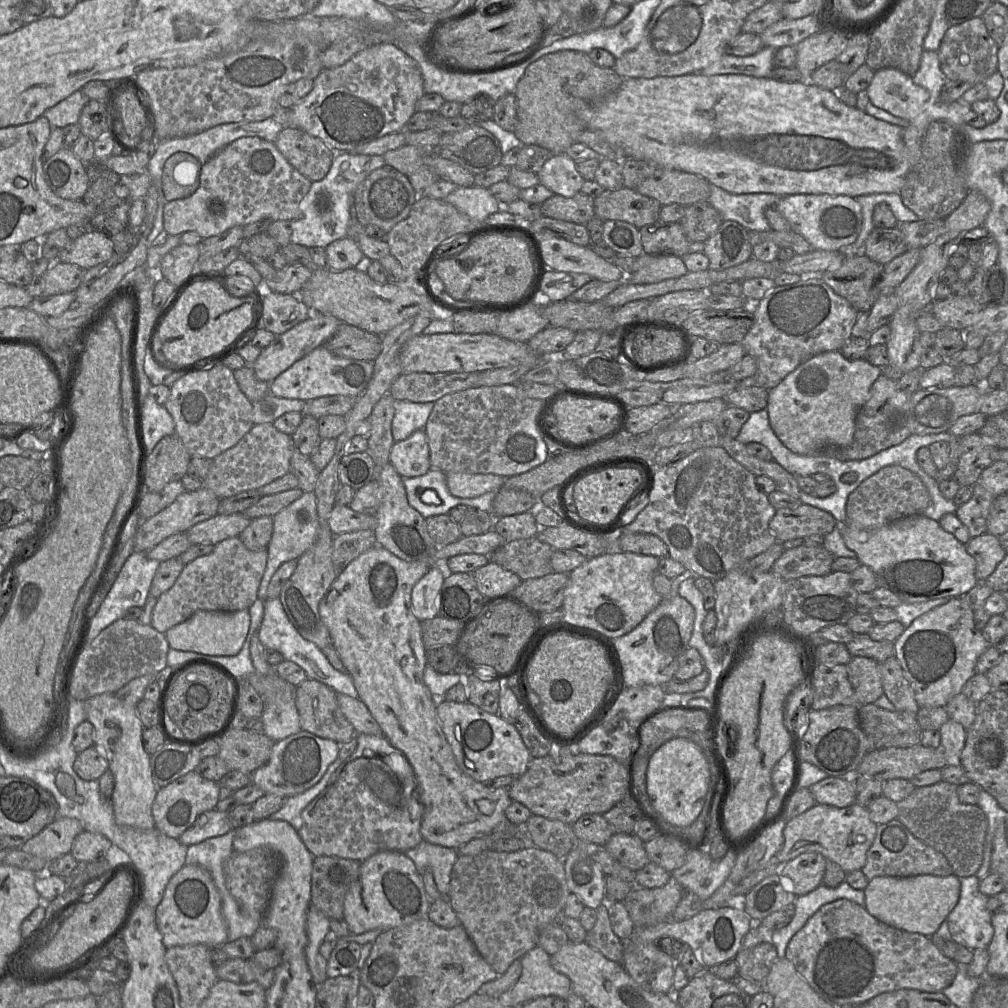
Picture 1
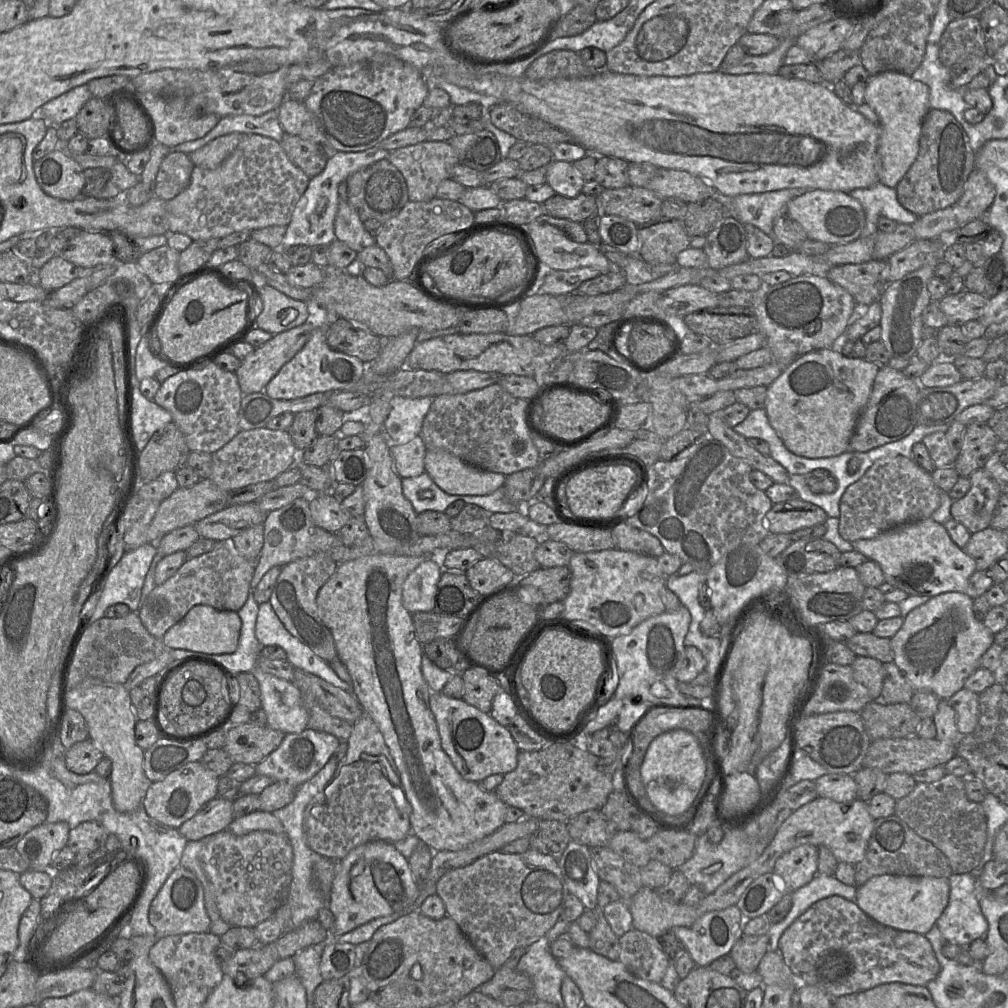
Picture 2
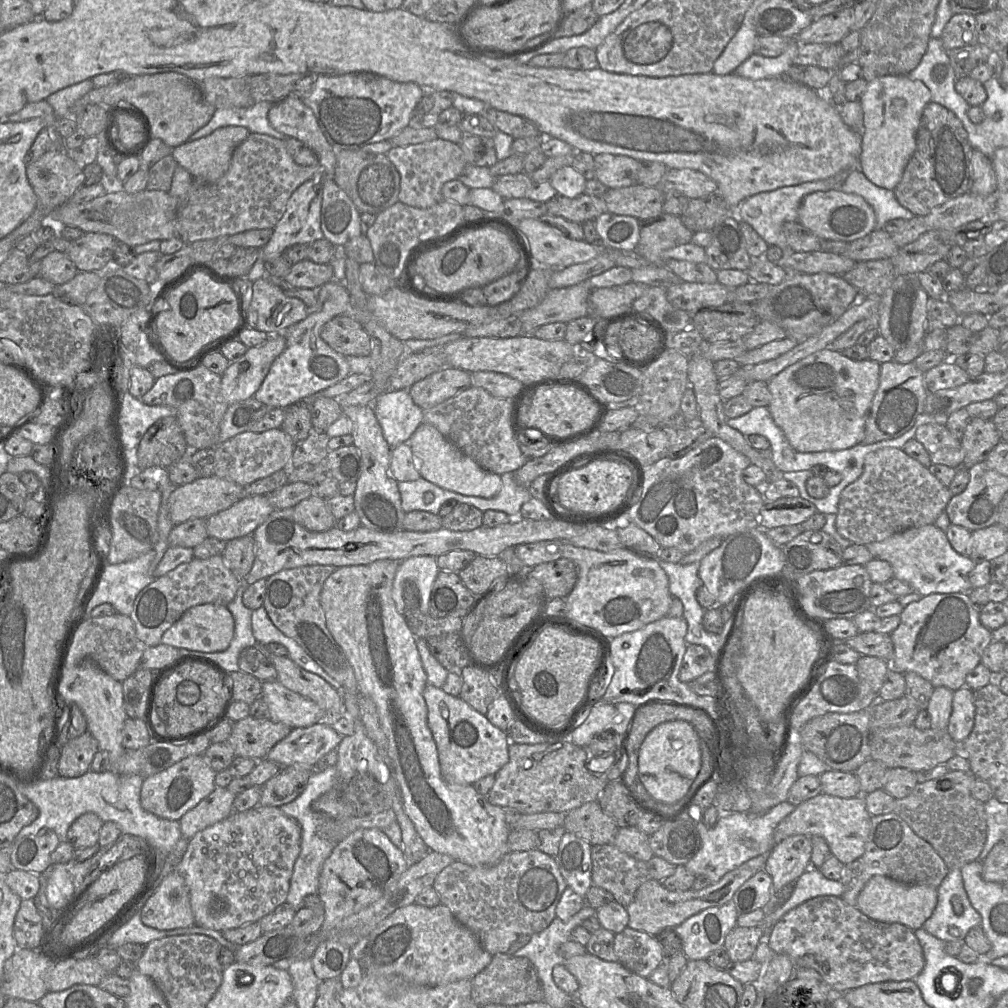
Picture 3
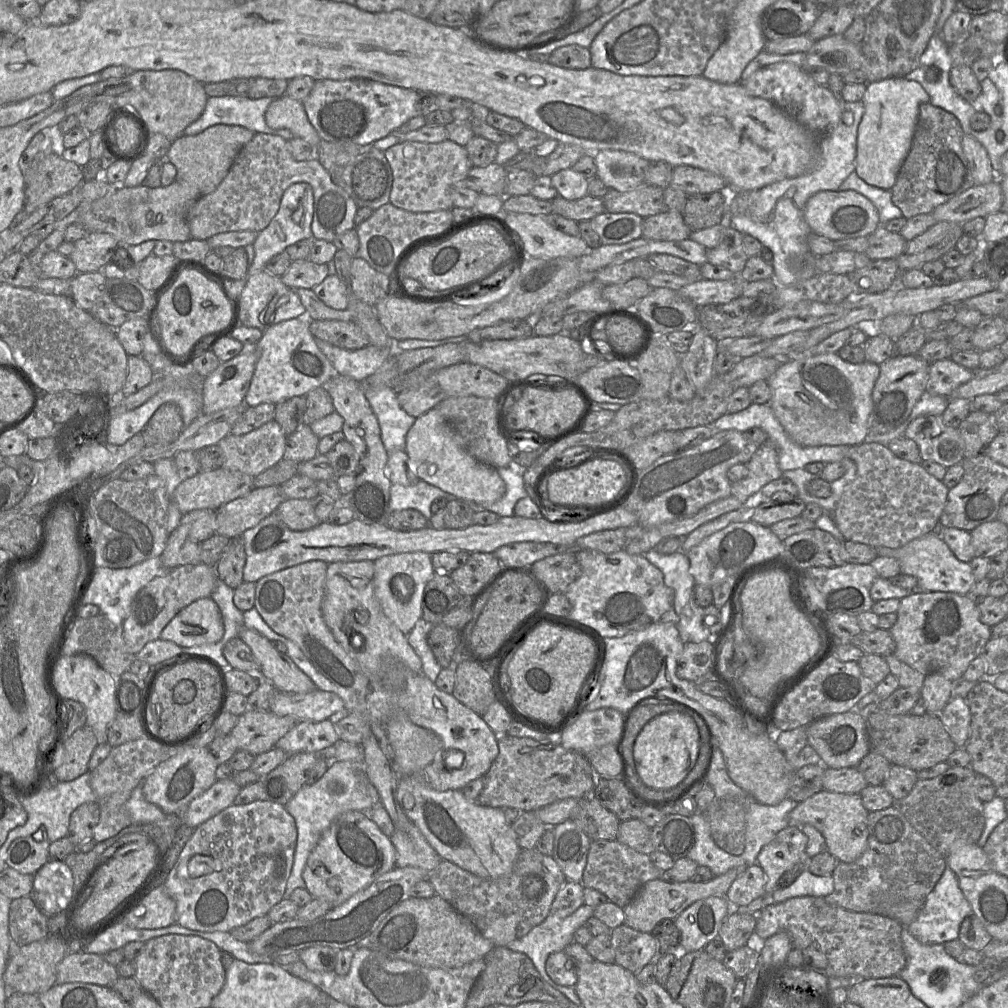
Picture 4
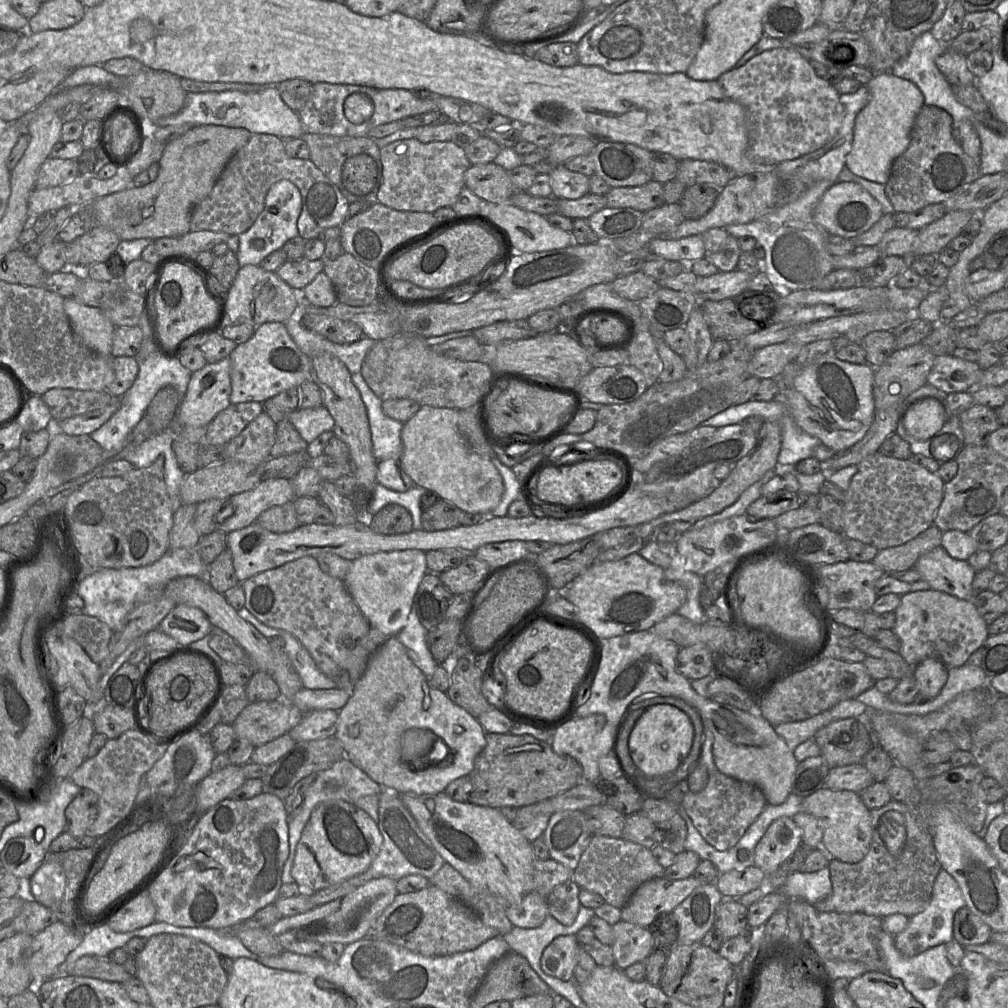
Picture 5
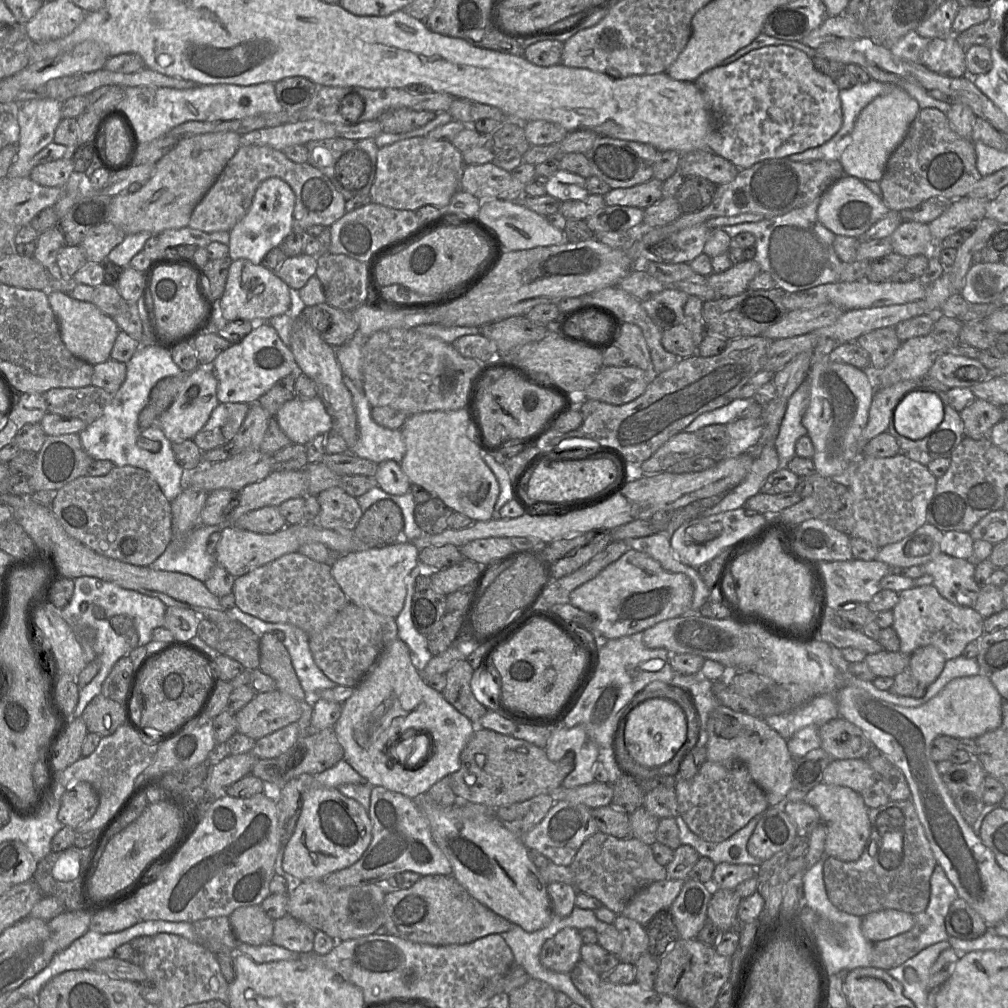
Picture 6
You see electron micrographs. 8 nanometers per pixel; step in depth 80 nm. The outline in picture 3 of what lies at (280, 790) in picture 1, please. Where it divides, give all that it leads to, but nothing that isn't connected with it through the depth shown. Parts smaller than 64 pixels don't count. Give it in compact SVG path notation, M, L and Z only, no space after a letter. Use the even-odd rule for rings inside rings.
M324 720L309 727L292 729L265 758L281 768L295 764L313 766L331 750L336 750L341 739L328 720Z

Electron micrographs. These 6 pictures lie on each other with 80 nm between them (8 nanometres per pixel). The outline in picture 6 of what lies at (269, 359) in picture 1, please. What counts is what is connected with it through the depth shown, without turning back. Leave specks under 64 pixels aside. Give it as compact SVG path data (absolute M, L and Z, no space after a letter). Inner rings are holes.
M199 366L185 374L185 381L171 406L160 415L158 426L171 443L193 439L208 421L212 411L219 404L217 399L217 379L211 366Z

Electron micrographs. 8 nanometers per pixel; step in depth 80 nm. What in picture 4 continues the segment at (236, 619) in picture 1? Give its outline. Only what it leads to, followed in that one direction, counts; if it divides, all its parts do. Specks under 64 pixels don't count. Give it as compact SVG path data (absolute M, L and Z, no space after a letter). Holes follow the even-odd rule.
M207 597L180 610L163 629L160 638L182 647L194 647L219 642L223 636L220 609L211 597Z

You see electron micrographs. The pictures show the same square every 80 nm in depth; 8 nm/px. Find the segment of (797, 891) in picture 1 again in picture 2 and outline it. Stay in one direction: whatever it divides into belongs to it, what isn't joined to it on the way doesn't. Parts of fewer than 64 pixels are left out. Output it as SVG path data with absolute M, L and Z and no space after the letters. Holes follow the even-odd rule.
M804 844L785 853L776 861L772 873L783 881L782 892L793 893L807 885L817 875L817 848Z

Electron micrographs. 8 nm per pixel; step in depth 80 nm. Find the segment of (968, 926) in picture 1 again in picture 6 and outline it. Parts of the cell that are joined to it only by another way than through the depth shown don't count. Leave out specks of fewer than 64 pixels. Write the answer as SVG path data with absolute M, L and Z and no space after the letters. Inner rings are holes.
M936 864L930 879L930 900L927 907L914 916L915 924L909 931L890 939L873 943L871 965L886 971L903 964L932 944L940 941L948 941L949 935L945 928L945 916L950 904L957 897L959 896L956 888L948 879L943 868L939 864Z

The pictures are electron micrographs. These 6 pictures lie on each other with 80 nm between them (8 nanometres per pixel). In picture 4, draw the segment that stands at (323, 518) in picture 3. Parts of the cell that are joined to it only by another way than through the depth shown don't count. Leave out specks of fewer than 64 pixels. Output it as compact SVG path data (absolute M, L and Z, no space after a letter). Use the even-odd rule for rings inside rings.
M308 499L284 500L277 507L276 512L286 526L293 531L309 530L321 523Z

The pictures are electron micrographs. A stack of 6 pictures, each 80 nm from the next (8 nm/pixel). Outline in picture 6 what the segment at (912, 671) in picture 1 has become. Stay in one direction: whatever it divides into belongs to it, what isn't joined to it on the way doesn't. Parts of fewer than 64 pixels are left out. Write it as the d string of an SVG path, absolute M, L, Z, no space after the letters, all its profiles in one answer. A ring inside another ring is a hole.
M932 585L914 586L899 592L899 600L892 609L892 628L900 639L900 652L910 656L924 646L934 646L950 660L963 654L965 647L980 639L984 632L984 617L973 607L954 605L940 595Z

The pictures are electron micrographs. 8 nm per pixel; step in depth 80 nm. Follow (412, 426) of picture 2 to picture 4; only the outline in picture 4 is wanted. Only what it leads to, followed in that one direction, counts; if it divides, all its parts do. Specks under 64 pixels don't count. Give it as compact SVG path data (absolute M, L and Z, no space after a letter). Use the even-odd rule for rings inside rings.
M365 387L364 395L377 418L388 454L405 451L406 435L417 418L400 407L397 393L391 388Z

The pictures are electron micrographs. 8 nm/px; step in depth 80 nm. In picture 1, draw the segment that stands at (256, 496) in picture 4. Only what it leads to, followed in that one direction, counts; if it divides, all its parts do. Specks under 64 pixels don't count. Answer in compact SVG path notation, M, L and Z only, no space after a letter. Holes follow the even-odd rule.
M244 513L216 514L193 525L185 533L191 545L216 545L227 538L239 536L251 521Z

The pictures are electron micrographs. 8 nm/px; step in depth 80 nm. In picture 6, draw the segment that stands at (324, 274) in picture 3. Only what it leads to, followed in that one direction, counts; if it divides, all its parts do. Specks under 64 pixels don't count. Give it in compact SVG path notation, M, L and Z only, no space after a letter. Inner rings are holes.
M301 254L287 257L283 264L275 271L275 275L284 281L290 289L299 290L315 275L317 258Z

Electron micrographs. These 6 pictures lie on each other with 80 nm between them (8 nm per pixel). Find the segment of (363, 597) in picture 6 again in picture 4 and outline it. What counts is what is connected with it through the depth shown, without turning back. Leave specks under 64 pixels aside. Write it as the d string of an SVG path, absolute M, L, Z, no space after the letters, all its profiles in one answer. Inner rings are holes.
M425 552L388 555L374 561L374 594L387 618L405 635L422 617L424 590L434 573L431 554Z

